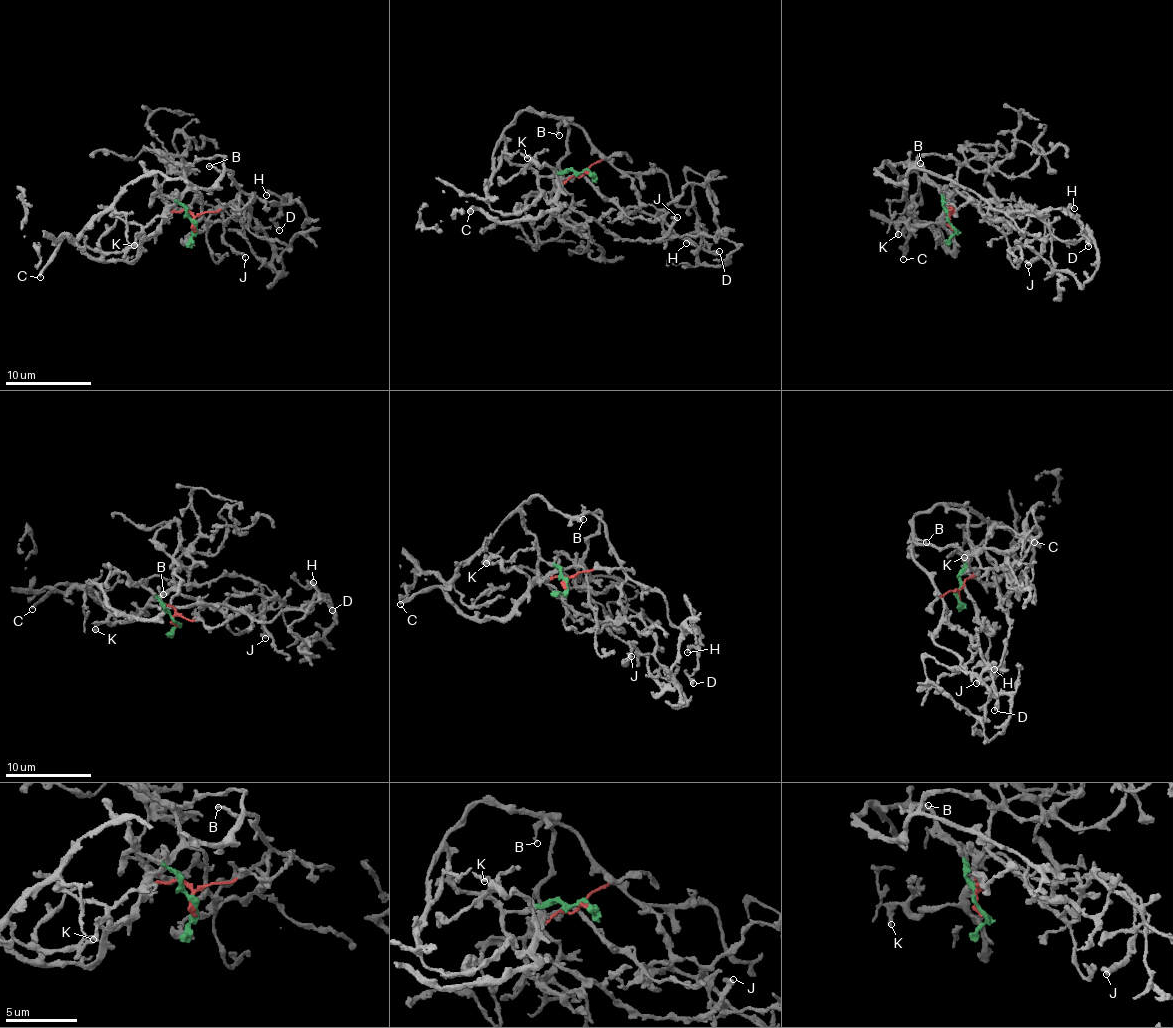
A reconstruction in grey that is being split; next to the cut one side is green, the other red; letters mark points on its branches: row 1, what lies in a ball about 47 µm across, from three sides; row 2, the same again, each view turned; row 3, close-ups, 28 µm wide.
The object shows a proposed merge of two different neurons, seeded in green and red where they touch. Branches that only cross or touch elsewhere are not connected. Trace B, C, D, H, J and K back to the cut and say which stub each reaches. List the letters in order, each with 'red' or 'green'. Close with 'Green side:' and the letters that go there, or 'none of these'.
B: green
C: red
D: green
H: green
J: green
K: red
Green side: B, D, H, J

